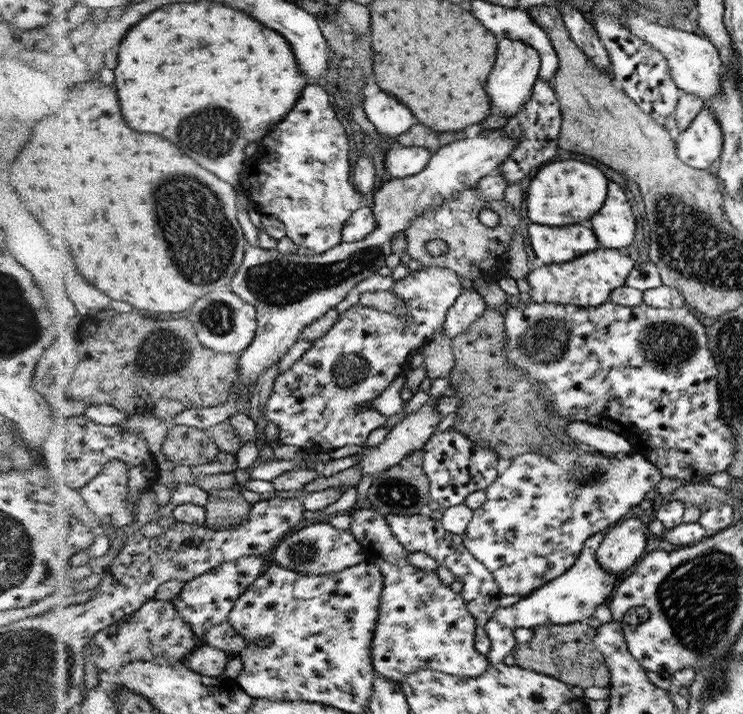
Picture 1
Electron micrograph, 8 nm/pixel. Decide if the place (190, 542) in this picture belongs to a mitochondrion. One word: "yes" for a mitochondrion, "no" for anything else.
no

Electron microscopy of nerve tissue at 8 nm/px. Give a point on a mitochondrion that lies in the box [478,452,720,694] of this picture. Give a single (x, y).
(578, 474)

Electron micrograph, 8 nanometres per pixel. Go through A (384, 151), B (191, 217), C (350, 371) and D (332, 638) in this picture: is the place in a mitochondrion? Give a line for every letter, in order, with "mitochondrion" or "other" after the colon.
A: other
B: mitochondrion
C: mitochondrion
D: mitochondrion

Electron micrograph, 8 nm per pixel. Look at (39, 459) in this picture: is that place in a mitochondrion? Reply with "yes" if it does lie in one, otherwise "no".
no

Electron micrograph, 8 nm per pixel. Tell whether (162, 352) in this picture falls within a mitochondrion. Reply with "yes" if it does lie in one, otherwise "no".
yes

